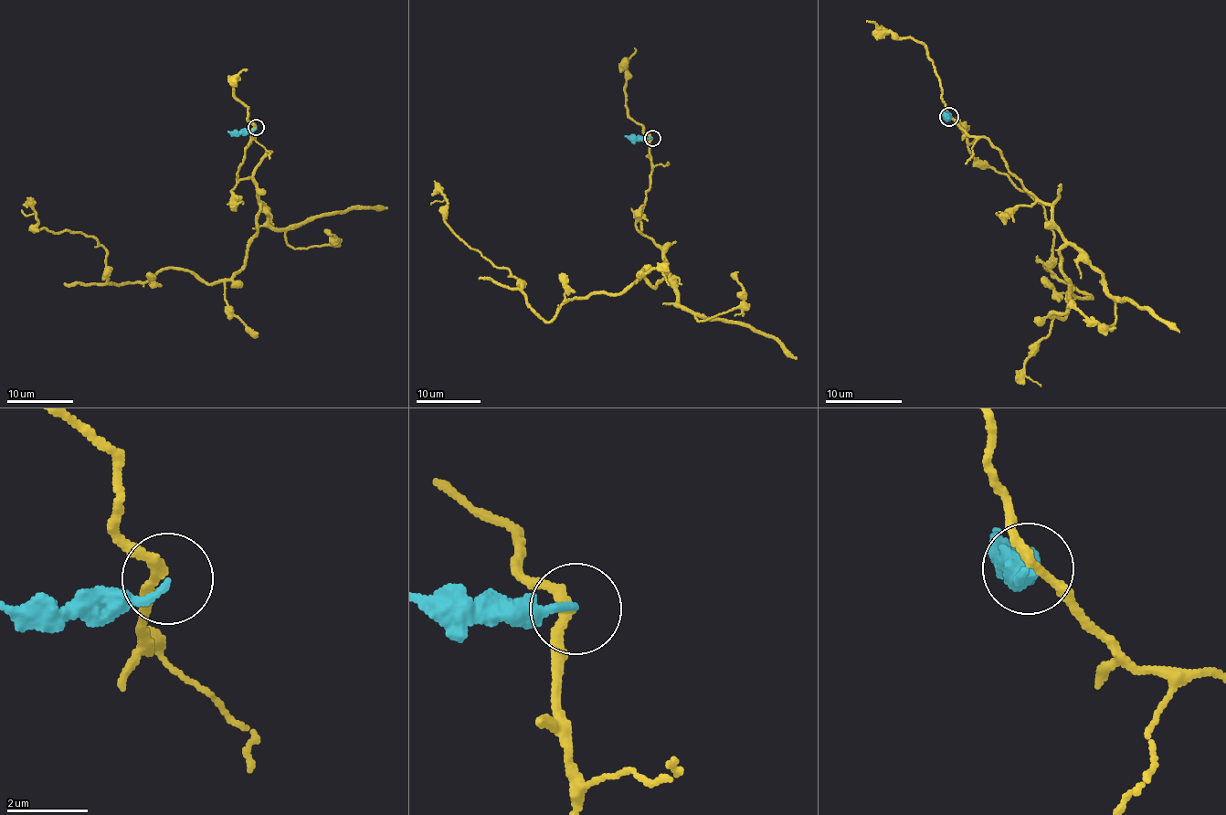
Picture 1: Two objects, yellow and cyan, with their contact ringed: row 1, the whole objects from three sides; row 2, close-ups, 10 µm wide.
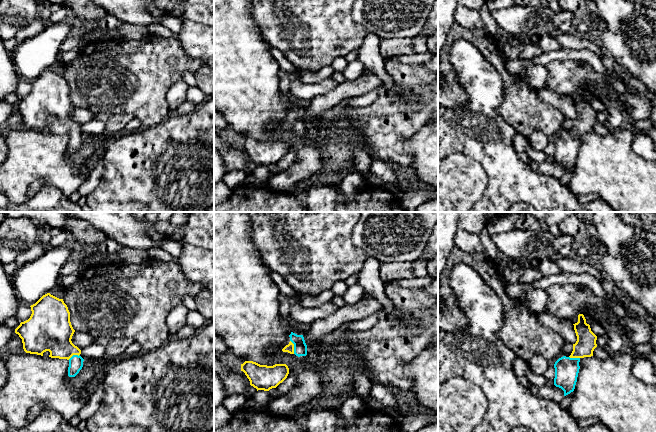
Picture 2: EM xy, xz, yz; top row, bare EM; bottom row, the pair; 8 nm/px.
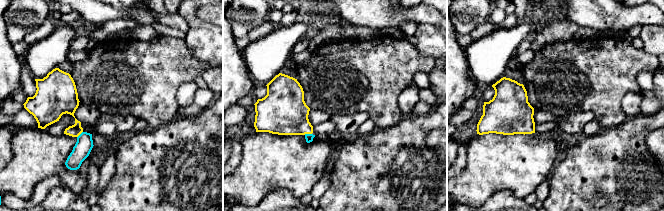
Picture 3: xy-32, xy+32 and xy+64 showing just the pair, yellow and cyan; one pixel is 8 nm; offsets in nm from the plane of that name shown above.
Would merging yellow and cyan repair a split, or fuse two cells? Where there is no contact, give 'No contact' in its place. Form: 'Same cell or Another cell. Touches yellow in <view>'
Same cell. Touches yellow in xz

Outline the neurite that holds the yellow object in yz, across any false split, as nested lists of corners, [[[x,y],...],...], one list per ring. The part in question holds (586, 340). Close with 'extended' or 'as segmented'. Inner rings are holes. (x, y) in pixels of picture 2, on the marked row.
[[[583,314],[578,315],[578,322],[573,325],[577,336],[573,351],[569,357],[563,356],[554,364],[554,385],[564,391],[564,396],[575,389],[580,359],[593,356],[593,351],[597,347],[597,336],[591,331]]] | extended

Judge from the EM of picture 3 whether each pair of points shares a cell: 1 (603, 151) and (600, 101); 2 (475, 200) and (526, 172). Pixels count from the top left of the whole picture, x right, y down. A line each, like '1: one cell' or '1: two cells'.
1: two cells
2: one cell

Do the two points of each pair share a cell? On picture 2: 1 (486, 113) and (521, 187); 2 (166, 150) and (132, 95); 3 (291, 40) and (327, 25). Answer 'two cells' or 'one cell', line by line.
1: one cell
2: two cells
3: one cell

